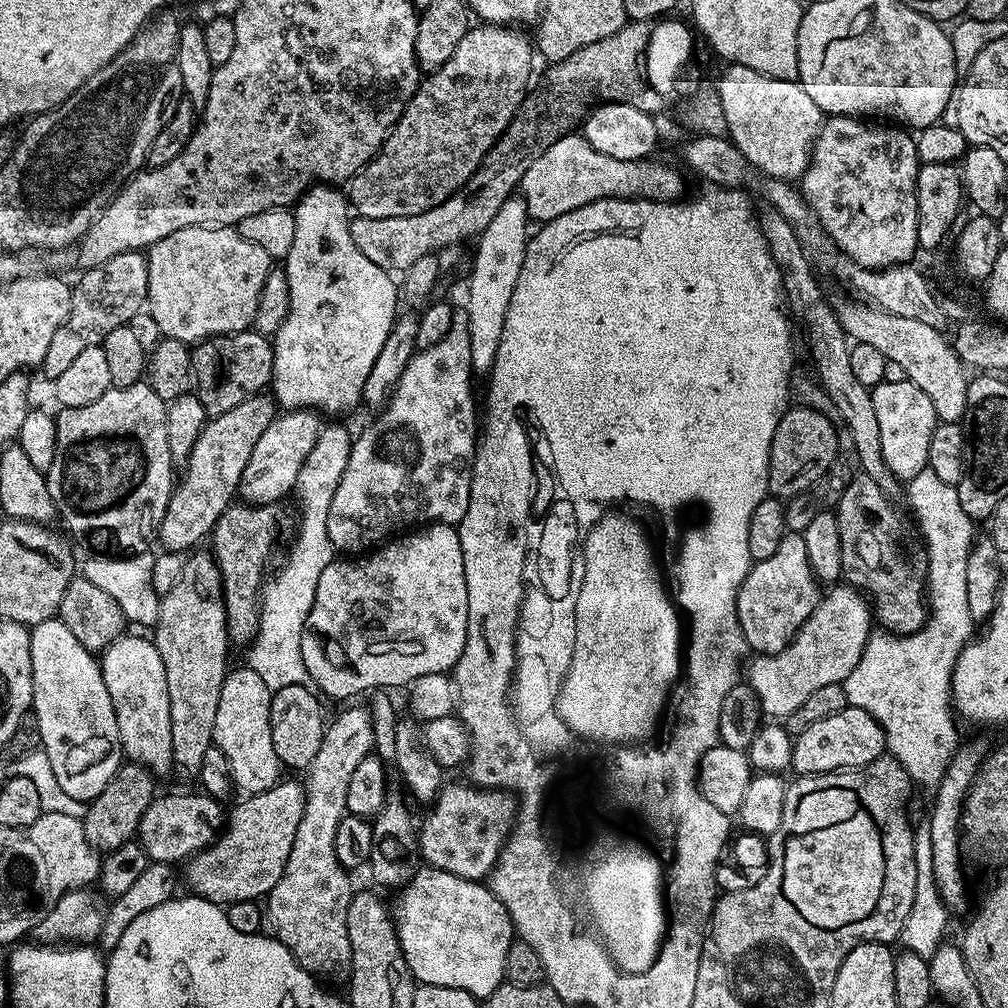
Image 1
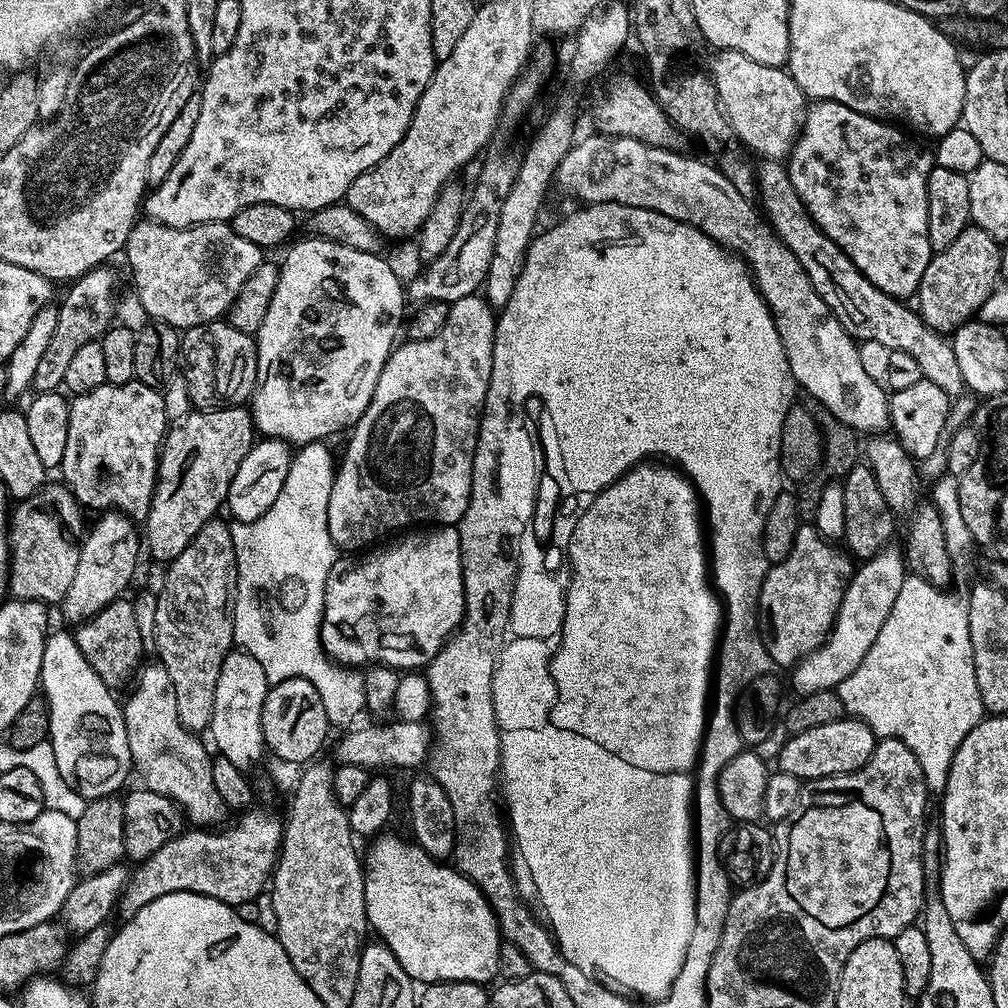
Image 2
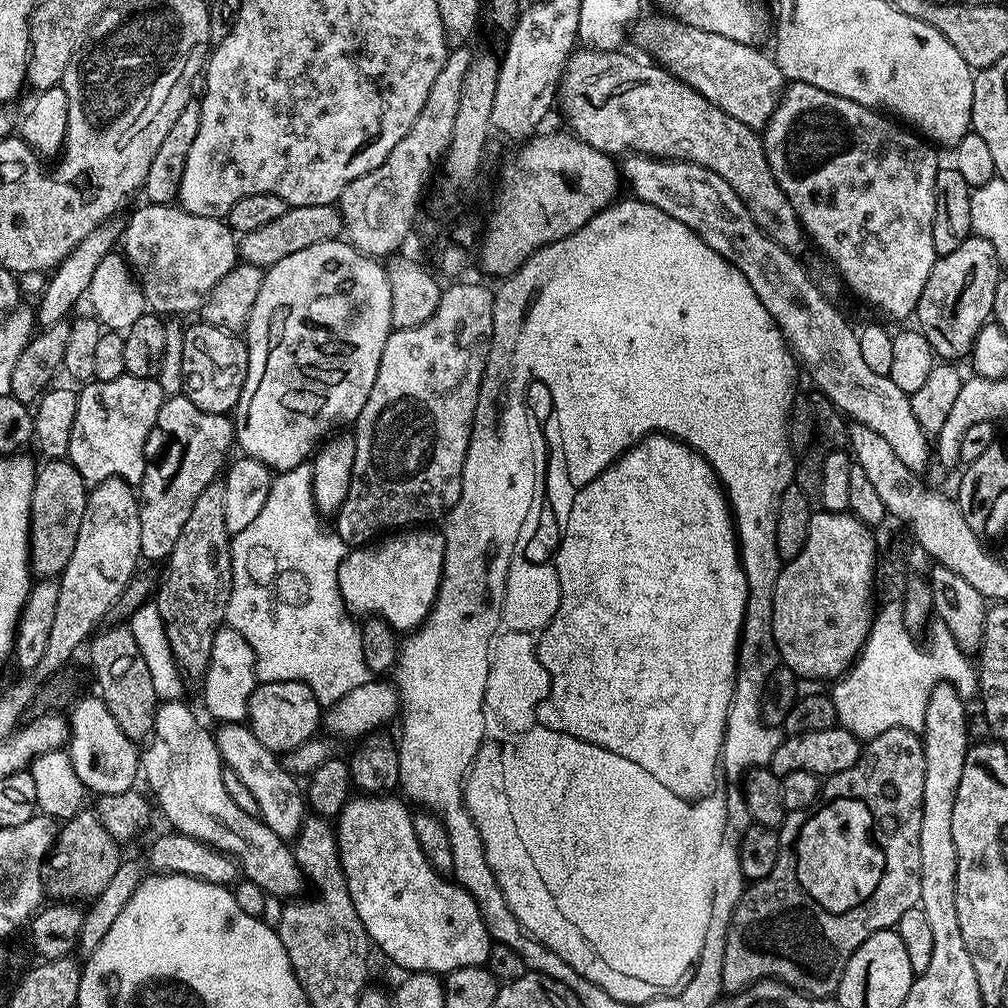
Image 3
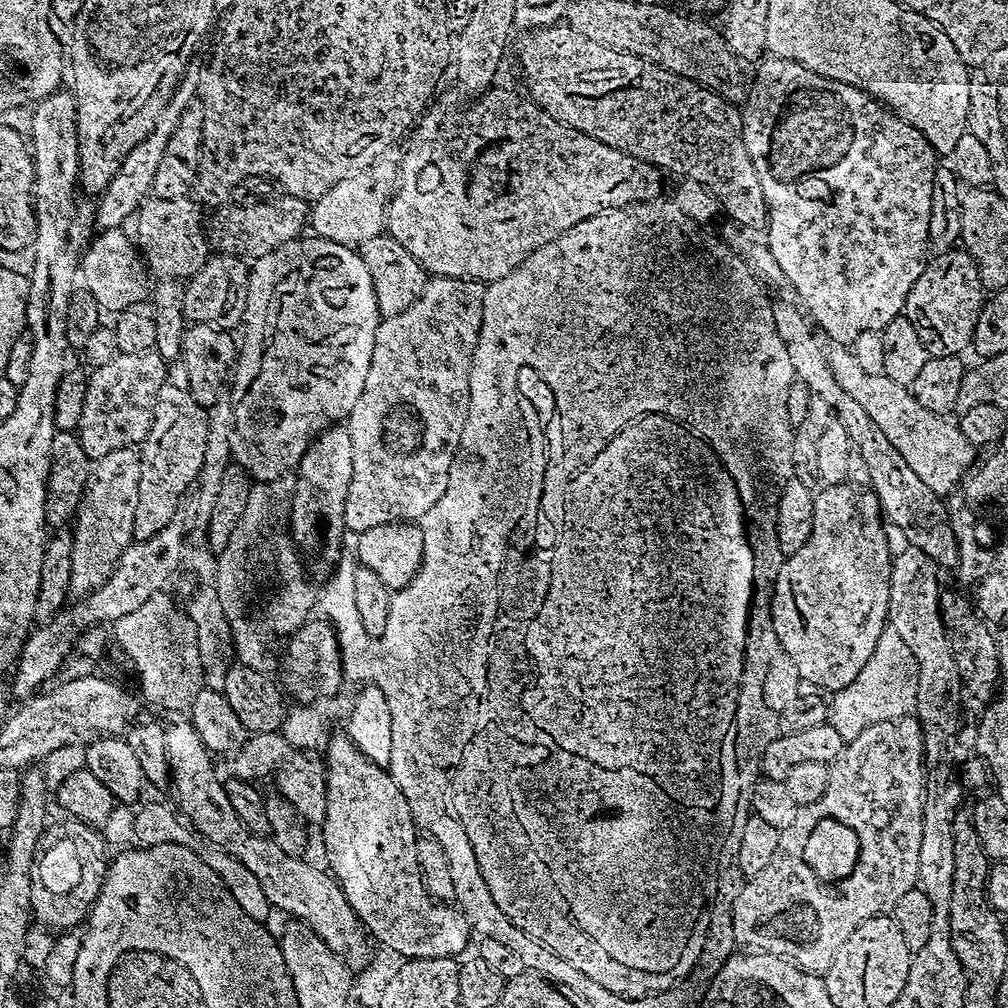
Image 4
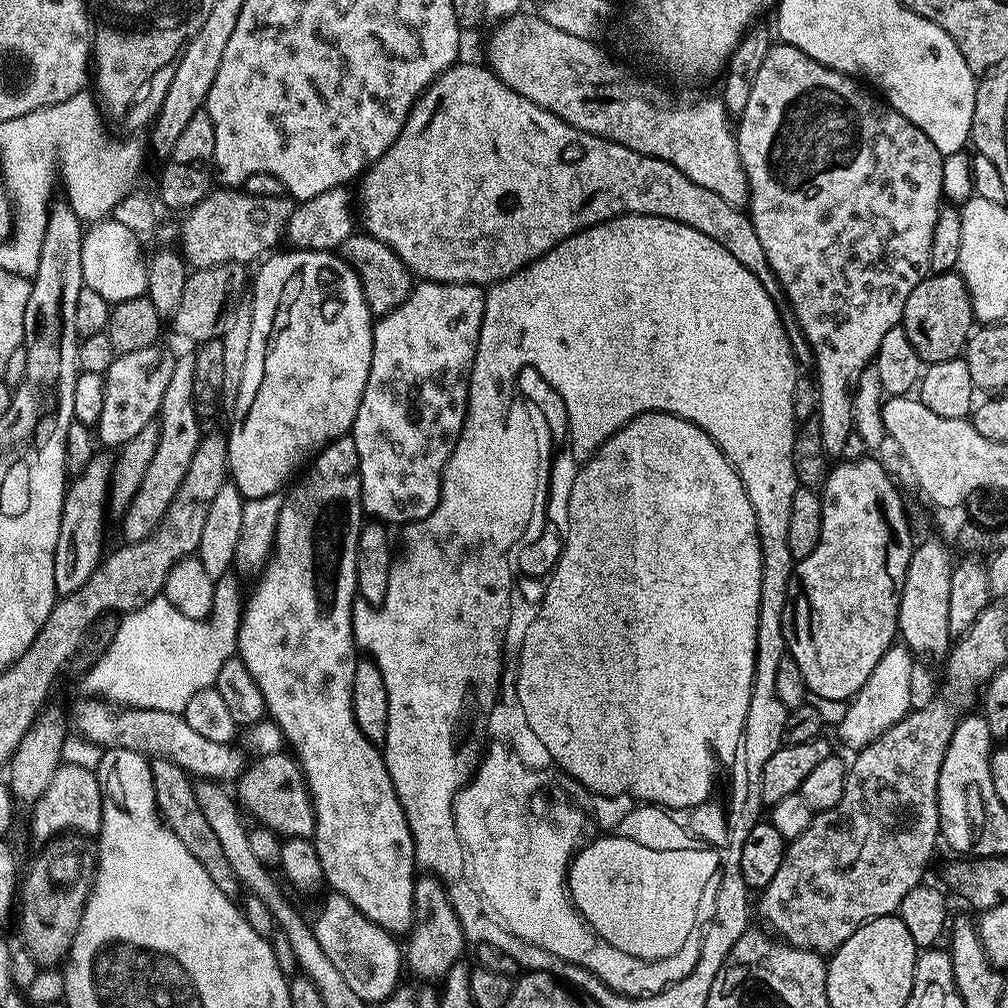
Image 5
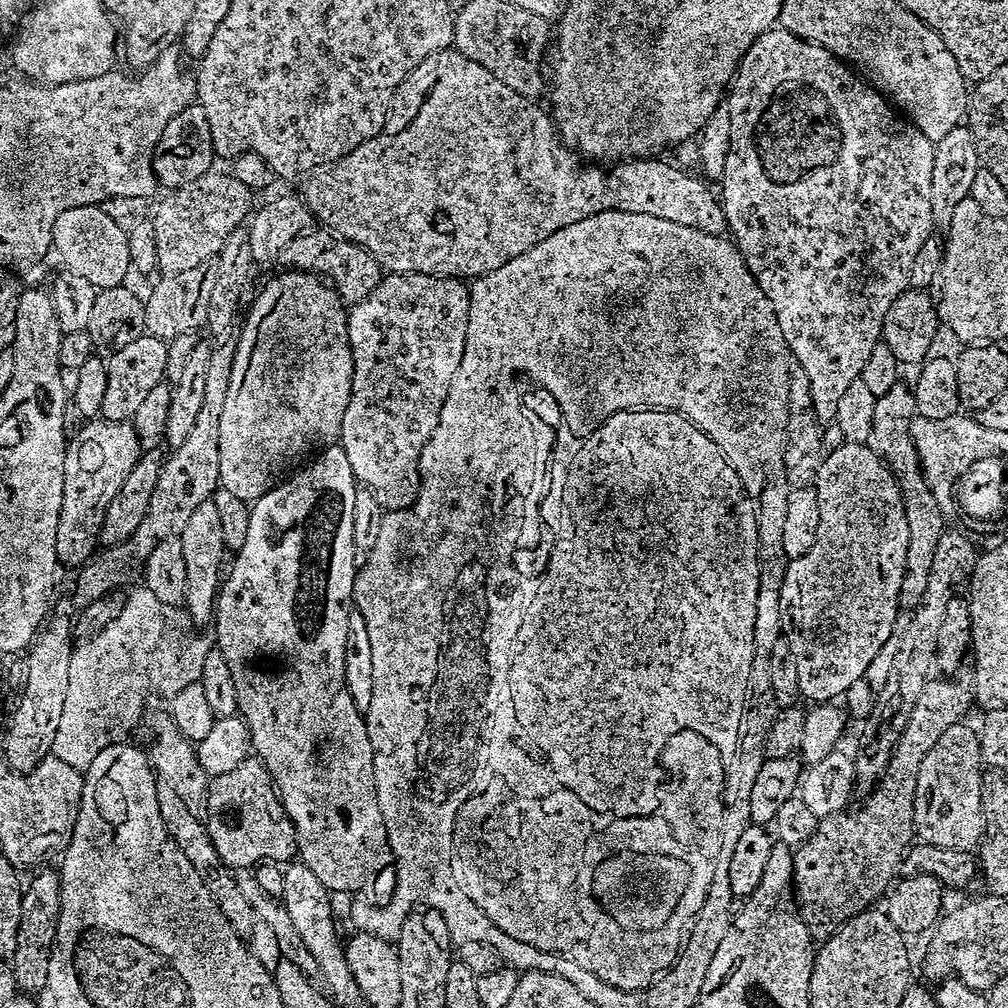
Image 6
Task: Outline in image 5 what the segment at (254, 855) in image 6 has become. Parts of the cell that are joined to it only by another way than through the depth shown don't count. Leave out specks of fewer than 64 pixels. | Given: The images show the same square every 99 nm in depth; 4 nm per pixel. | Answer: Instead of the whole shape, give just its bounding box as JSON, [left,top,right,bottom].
[234,751,316,838]

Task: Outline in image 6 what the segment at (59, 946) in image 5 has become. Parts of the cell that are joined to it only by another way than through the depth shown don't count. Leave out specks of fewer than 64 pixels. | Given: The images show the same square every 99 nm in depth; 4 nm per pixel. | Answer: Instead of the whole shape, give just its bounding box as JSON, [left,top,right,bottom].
[10,871,60,994]

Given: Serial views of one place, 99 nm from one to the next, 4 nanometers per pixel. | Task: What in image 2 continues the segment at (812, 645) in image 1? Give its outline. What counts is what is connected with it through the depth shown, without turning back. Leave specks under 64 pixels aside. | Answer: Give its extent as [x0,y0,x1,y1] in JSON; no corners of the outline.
[791,547,906,697]

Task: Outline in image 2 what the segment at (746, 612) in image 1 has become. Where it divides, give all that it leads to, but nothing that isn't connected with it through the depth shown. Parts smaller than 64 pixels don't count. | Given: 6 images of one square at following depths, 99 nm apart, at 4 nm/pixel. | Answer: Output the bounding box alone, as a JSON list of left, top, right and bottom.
[758,523,853,670]

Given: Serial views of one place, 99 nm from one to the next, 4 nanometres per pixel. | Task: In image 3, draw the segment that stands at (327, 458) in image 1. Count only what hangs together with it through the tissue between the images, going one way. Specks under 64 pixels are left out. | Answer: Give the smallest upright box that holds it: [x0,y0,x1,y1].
[226,462,368,705]

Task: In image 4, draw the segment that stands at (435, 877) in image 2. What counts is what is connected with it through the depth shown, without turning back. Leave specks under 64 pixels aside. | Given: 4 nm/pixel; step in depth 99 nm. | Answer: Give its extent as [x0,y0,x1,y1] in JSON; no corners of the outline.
[322,734,474,958]

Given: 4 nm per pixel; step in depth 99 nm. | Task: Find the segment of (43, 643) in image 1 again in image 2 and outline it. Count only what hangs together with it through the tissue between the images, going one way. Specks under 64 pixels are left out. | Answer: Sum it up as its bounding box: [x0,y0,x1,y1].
[39,631,133,797]

